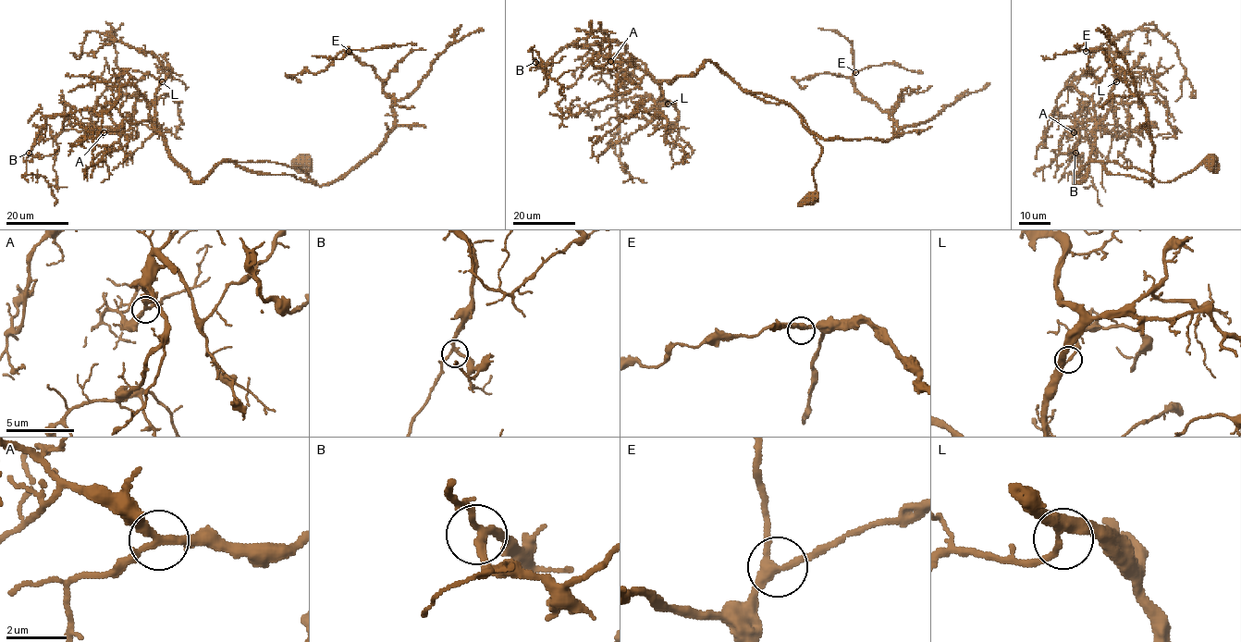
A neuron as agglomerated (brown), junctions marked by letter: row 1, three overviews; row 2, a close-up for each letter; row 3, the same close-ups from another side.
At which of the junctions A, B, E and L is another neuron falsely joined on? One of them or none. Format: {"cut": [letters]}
{"cut": []}

